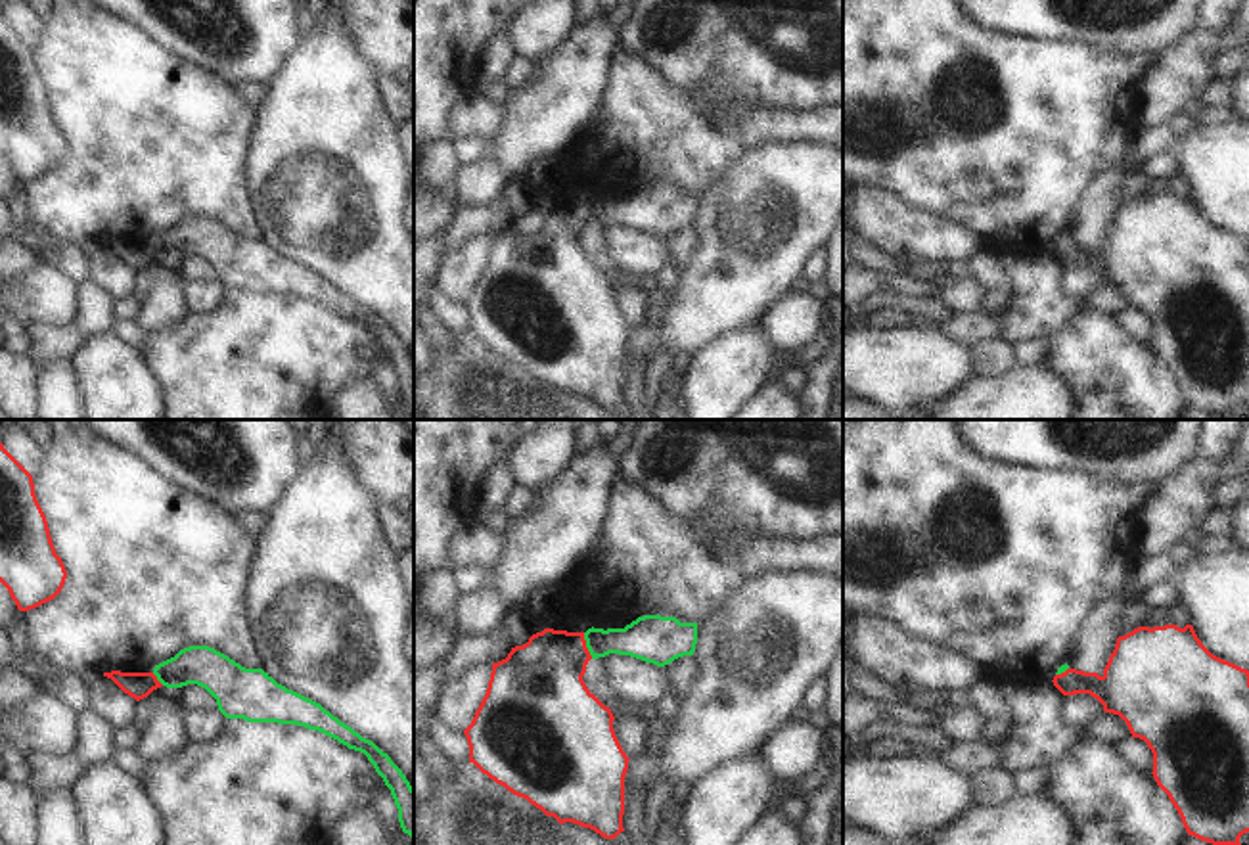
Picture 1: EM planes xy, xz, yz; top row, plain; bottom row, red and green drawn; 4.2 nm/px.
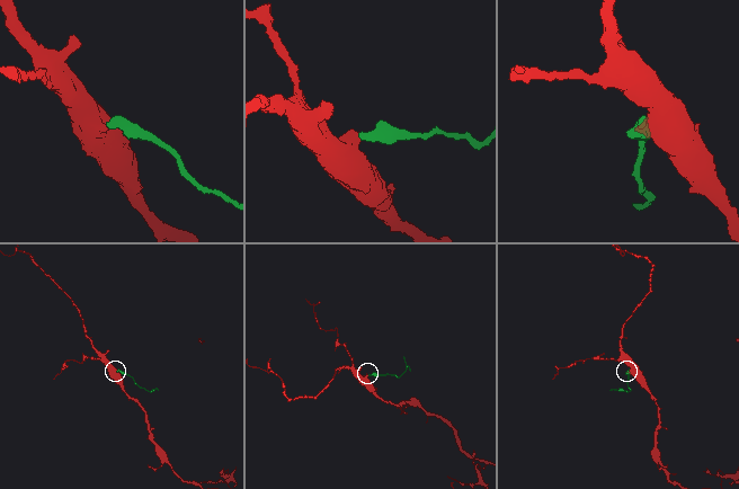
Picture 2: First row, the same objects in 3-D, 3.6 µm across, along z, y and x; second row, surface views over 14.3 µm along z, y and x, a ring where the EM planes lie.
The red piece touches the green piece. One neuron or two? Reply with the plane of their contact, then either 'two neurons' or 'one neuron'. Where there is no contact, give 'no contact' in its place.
xz | one neuron

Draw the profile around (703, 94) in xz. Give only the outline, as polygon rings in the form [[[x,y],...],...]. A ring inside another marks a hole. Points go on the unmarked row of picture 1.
[[[699,84],[699,86],[692,86],[688,88],[692,92],[692,96],[695,98],[695,102],[699,105],[711,105],[722,113],[730,111],[730,109],[741,109],[745,107],[745,103],[722,94],[718,88],[715,86],[707,86],[707,84]]]

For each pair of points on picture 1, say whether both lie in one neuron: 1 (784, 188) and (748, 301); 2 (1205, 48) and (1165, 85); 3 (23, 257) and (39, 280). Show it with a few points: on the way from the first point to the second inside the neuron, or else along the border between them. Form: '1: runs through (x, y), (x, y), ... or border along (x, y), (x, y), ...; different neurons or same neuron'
1: runs through (763, 217), (755, 227), (748, 273); same neuron
2: runs through (1196, 56), (1175, 77); same neuron
3: border along (39, 261), (20, 276); different neurons

